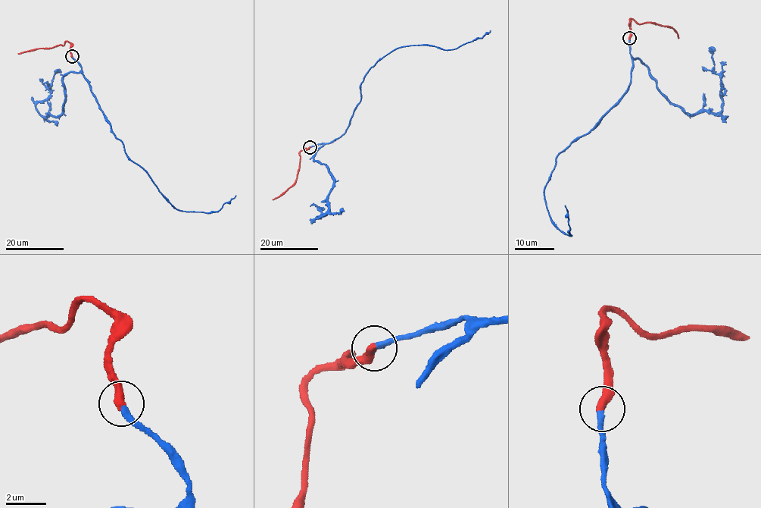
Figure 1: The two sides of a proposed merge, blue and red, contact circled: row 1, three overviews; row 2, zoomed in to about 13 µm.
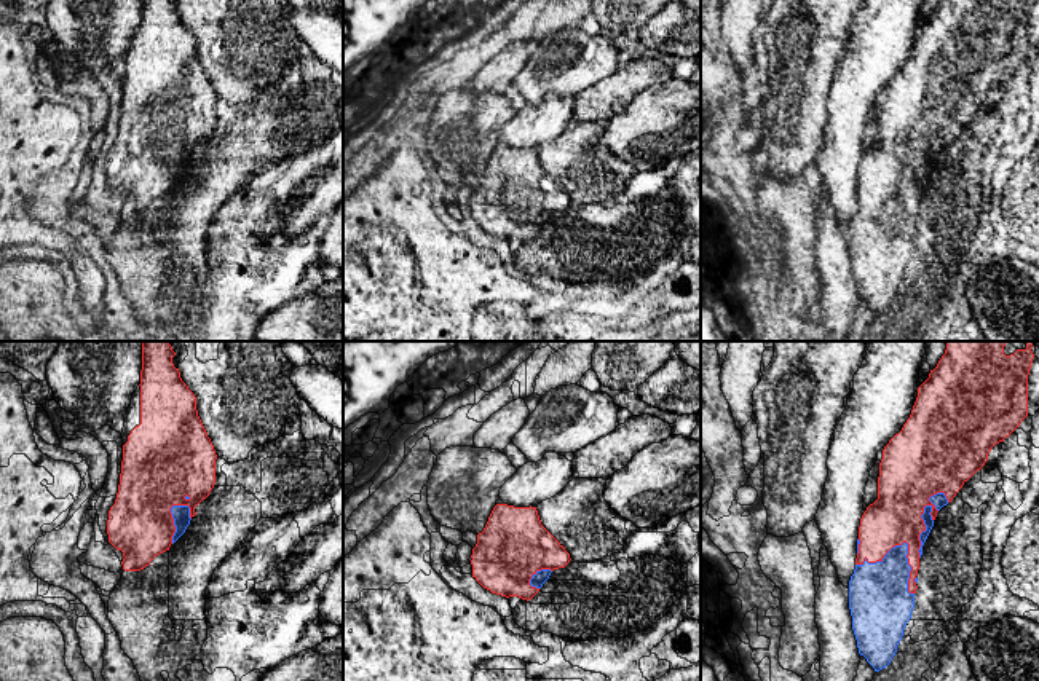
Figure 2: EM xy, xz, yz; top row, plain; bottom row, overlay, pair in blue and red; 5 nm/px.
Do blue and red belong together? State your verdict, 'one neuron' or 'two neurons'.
one neuron

